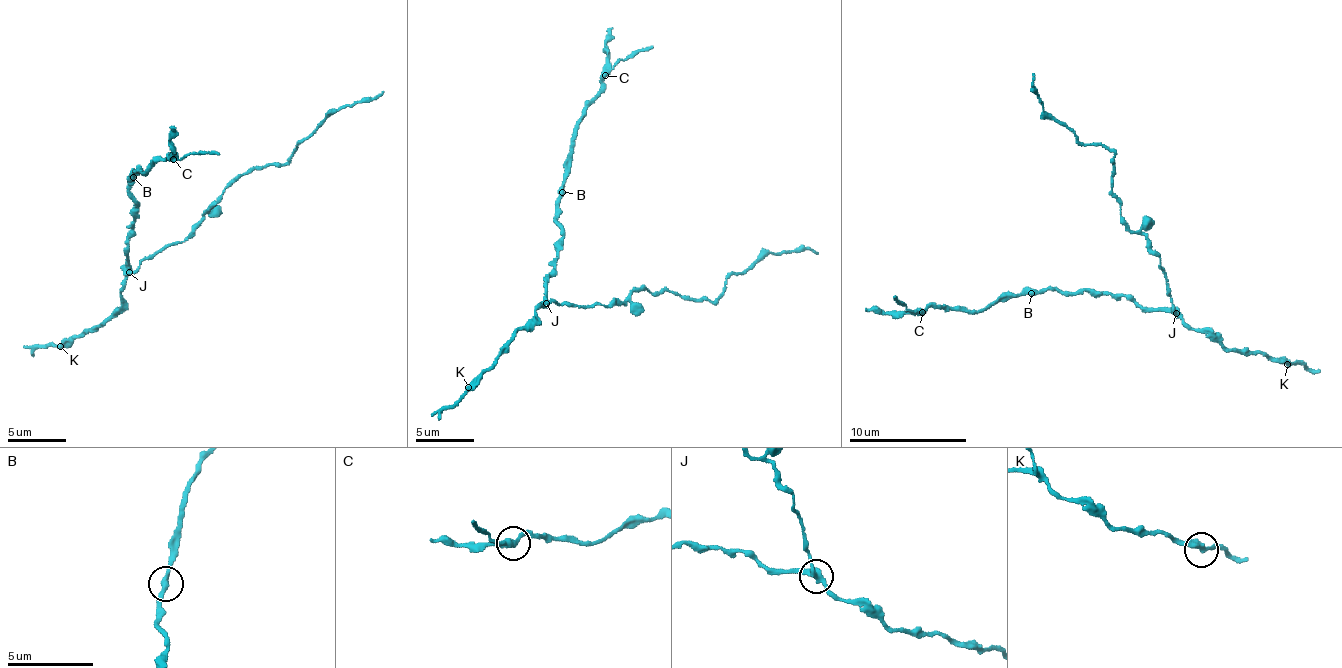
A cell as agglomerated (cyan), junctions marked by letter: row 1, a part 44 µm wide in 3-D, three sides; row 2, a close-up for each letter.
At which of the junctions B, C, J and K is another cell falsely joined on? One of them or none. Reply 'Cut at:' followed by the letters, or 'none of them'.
Cut at: J

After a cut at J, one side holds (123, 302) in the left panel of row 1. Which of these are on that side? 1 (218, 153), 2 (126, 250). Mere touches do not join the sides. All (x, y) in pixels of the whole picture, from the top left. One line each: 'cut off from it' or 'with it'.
1: with it
2: with it

